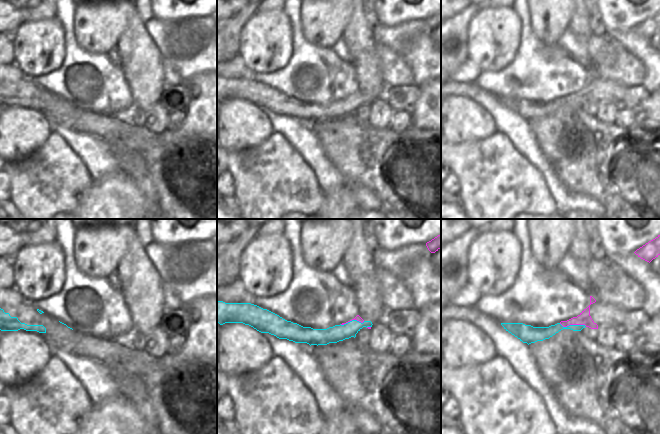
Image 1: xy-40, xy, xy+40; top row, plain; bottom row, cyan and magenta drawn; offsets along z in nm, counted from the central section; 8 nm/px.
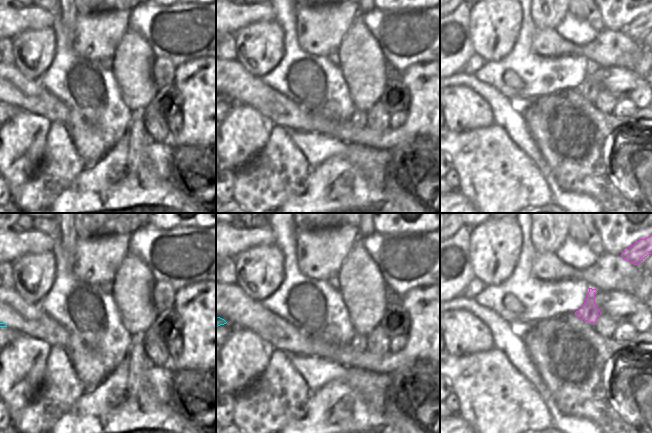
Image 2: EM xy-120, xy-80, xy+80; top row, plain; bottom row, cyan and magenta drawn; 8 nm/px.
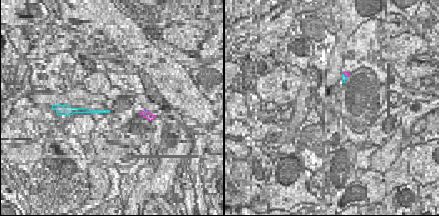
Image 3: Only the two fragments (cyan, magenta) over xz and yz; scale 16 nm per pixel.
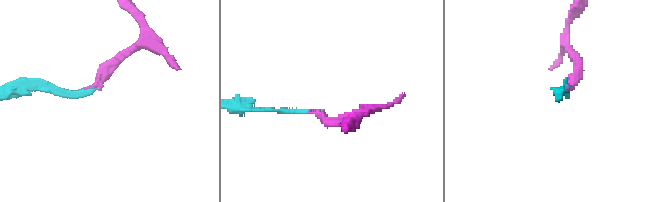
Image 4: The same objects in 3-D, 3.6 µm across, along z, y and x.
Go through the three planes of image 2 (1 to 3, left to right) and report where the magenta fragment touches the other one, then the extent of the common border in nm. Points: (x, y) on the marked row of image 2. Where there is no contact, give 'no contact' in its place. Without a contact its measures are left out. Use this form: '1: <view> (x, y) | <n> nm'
1: no contact
2: no contact
3: no contact

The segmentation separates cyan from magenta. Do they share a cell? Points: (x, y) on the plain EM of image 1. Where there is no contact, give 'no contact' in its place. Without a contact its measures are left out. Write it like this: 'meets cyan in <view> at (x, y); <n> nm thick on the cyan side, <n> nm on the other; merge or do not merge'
meets cyan in xy+40 at (573, 101); 100 nm thick on the cyan side, 100 nm on the other; do not merge

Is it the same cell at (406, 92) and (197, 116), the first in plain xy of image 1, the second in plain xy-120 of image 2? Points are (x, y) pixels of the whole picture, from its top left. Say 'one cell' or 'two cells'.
two cells

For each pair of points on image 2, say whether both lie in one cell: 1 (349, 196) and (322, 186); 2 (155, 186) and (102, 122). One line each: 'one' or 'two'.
1: one
2: two

